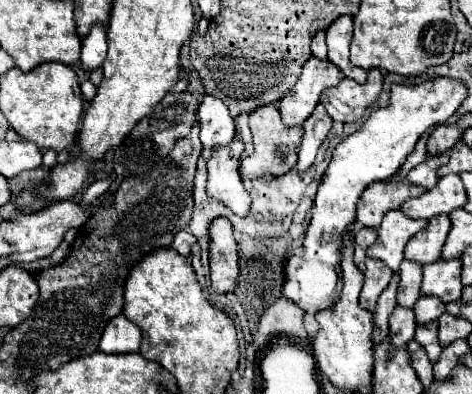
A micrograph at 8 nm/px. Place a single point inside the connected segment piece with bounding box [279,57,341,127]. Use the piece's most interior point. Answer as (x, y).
(298, 104)

